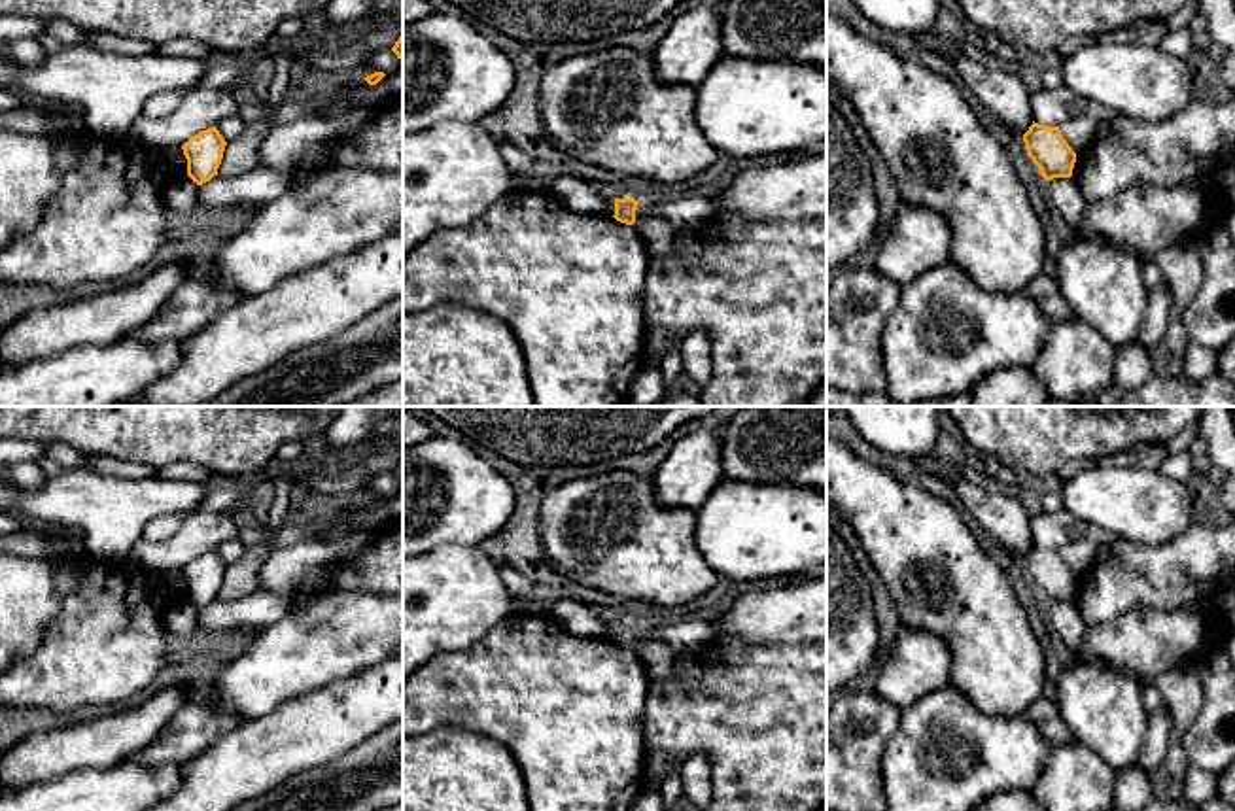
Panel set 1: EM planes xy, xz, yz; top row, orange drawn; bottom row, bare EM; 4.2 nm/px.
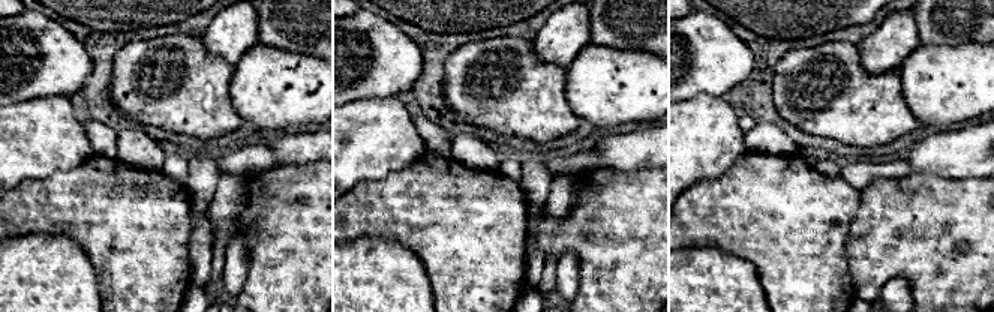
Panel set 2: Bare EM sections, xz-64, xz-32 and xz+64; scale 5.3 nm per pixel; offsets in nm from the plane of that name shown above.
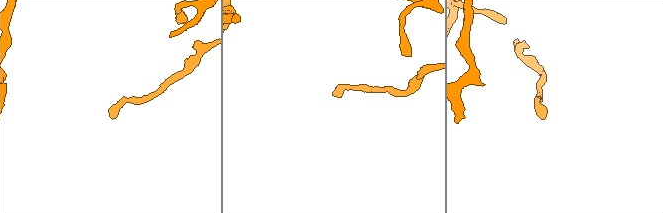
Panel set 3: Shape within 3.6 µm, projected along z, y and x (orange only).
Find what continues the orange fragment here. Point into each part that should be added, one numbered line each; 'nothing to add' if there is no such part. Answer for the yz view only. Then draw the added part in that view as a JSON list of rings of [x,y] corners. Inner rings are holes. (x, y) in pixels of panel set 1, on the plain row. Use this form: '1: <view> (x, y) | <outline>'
nothing to add

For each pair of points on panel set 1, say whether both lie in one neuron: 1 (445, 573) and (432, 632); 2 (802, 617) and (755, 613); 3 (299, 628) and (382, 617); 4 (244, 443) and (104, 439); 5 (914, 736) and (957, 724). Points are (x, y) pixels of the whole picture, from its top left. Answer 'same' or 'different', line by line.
1: same
2: same
3: same
4: same
5: same

